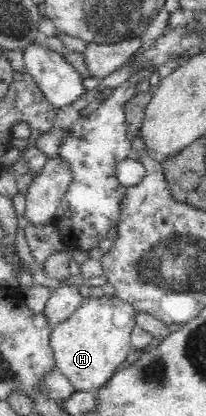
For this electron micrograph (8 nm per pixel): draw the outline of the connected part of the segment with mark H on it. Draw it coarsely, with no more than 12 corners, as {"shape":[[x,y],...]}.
{"shape":[[118,296],[83,298],[51,328],[56,366],[98,393],[124,367],[137,326]]}

